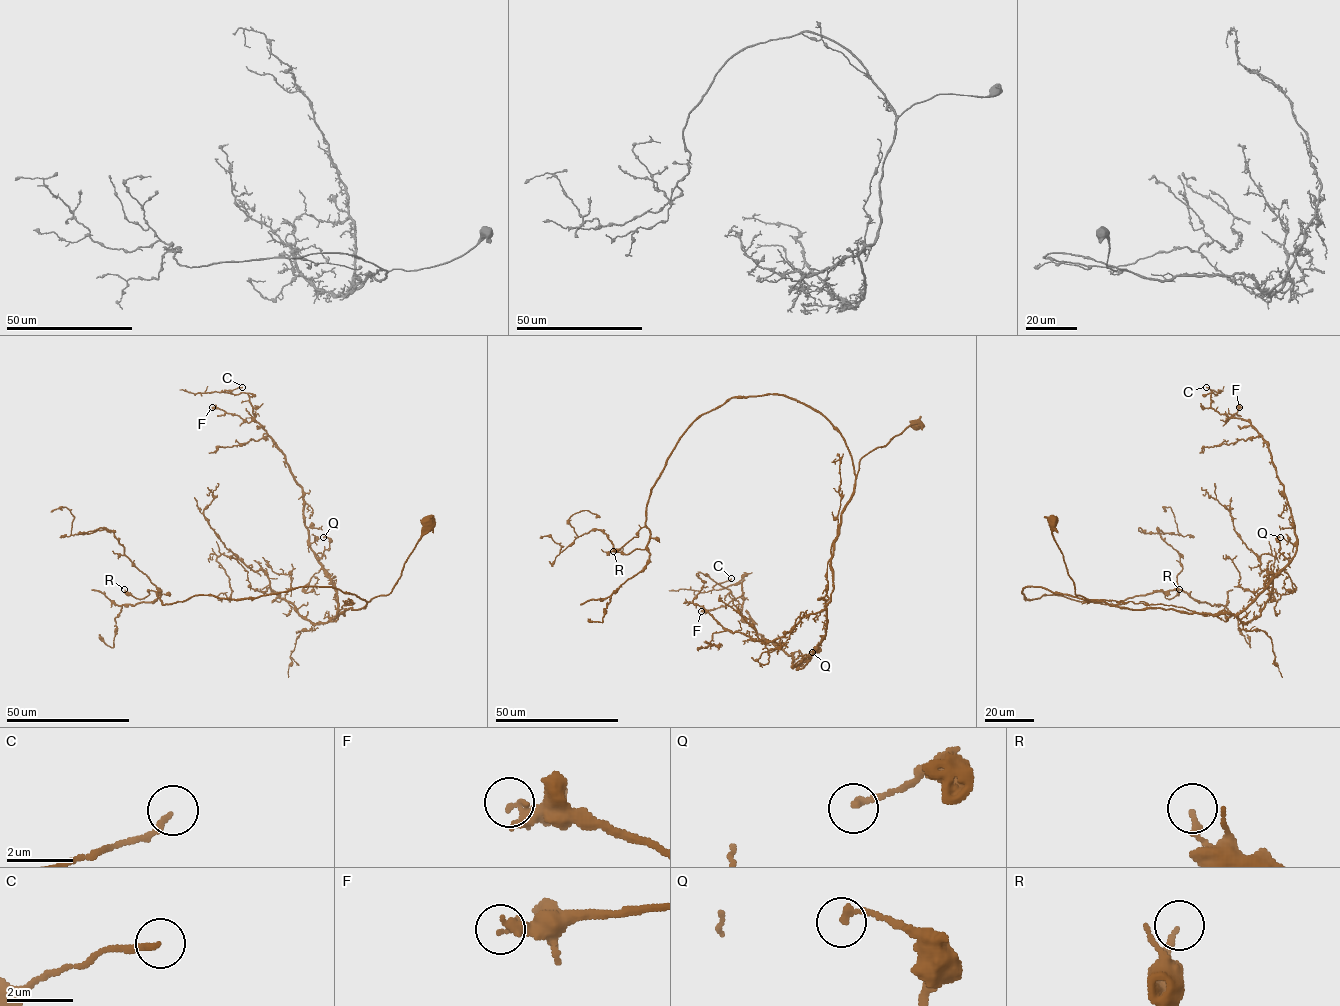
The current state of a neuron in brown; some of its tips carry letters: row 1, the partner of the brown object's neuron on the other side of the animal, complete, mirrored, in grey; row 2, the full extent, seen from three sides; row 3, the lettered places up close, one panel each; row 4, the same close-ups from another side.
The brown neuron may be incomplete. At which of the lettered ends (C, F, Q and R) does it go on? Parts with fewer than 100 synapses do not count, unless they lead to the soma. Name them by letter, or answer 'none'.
none

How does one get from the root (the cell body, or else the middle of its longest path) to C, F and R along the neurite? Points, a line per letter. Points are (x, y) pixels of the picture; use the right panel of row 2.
C: (1052, 519), (1077, 595), (1239, 614), (1292, 558), (1296, 535), (1268, 444), (1215, 411), (1206, 387)
F: (1052, 519), (1077, 595), (1131, 609), (1239, 614), (1296, 547), (1268, 444), (1247, 420), (1225, 422), (1239, 407)
R: (1052, 519), (1074, 592), (1103, 601), (1033, 586), (1026, 598), (1118, 604), (1179, 589)

